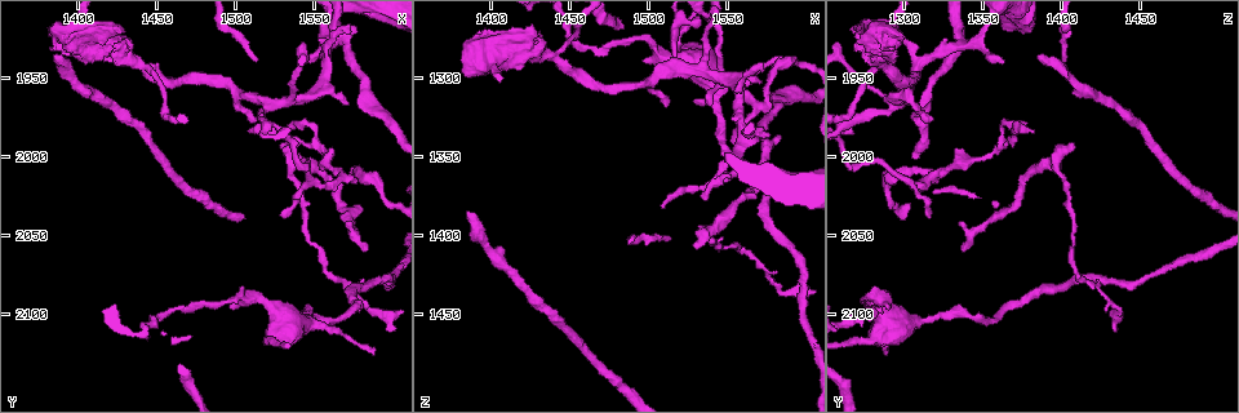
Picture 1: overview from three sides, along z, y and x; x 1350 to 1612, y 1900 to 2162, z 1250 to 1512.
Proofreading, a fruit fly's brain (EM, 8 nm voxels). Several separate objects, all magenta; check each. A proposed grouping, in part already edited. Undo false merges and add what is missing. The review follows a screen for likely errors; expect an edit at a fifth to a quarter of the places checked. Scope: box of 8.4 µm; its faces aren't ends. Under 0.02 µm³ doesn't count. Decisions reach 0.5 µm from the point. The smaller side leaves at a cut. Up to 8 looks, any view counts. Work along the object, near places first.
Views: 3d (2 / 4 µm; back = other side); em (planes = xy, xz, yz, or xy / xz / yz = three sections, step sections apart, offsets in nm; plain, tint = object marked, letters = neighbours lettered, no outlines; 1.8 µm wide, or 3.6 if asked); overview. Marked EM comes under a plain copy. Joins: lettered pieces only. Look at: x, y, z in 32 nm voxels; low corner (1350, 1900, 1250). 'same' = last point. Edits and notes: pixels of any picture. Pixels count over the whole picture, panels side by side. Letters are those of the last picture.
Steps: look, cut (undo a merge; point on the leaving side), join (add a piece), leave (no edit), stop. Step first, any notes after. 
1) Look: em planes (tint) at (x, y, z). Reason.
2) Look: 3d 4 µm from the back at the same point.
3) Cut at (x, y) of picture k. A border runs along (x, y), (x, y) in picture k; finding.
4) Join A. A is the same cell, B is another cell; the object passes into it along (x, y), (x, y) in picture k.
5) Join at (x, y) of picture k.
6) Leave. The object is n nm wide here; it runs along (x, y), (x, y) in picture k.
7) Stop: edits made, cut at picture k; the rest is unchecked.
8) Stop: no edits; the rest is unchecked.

Look: em planes (letters) at (1528, 1992, 1406).

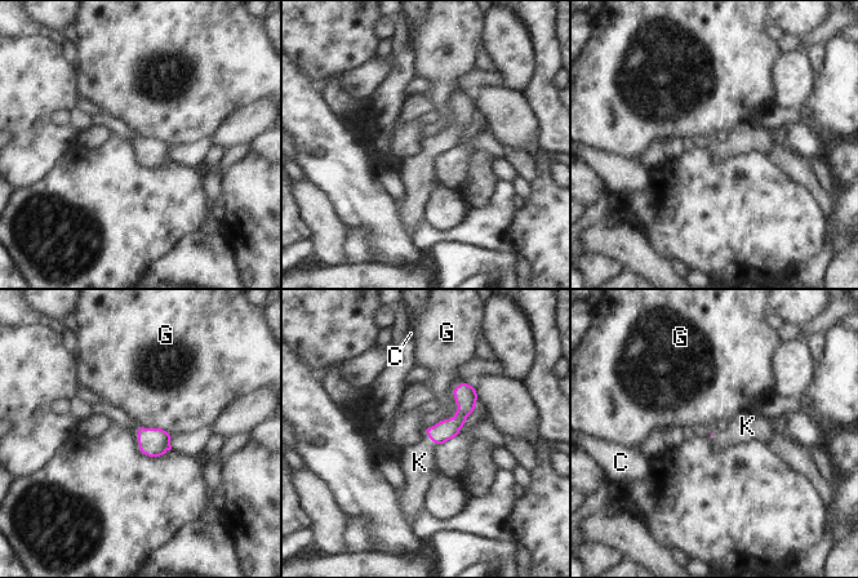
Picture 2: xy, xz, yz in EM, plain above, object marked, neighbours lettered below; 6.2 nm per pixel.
Join K. The longest contact is with G, 280 nm; K is the same cell, C and G are other cells; the cell continues.

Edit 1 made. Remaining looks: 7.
Look: 3d 2 µm at (1522, 1968, 1294). Thin neck.

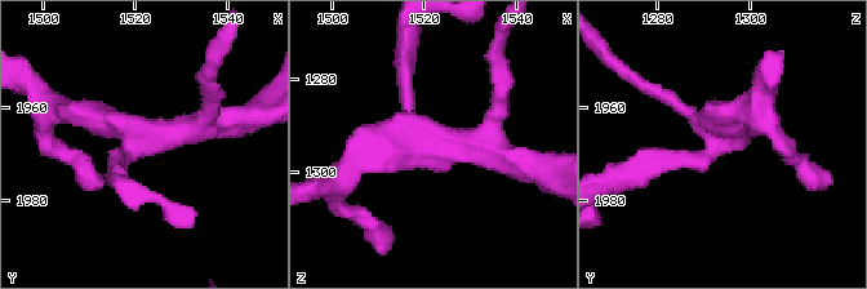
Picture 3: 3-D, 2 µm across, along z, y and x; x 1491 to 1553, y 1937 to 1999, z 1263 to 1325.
Look: em planes (letters) at (1522, 1966, 1294). 4 arms meet here; need the tissue.

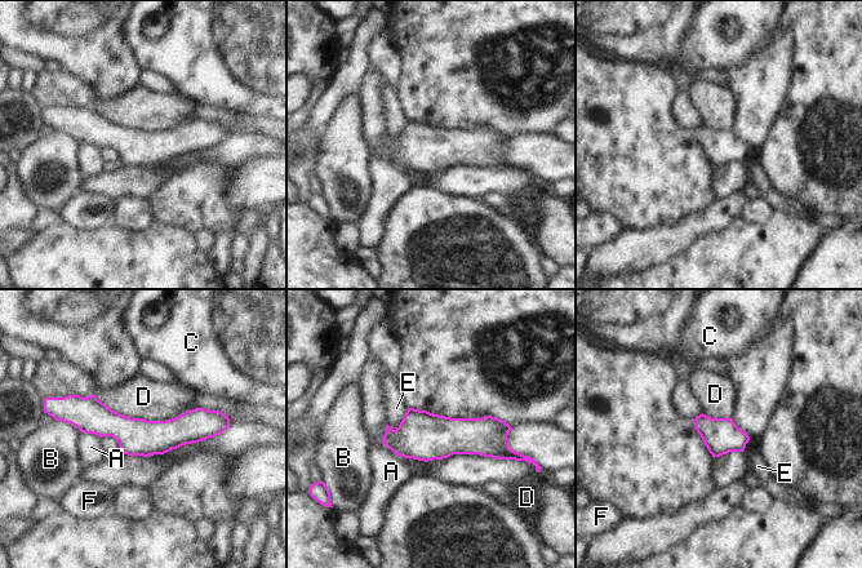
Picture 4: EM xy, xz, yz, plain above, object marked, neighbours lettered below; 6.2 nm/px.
Leave. A, B, C, D, E and F are other cells; it runs along (67, 415), (127, 431), (220, 427) in picture 4; one cell here.

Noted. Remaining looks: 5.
Look: em planes (letters) at (1502, 2090, 1278). Thick turns thin.

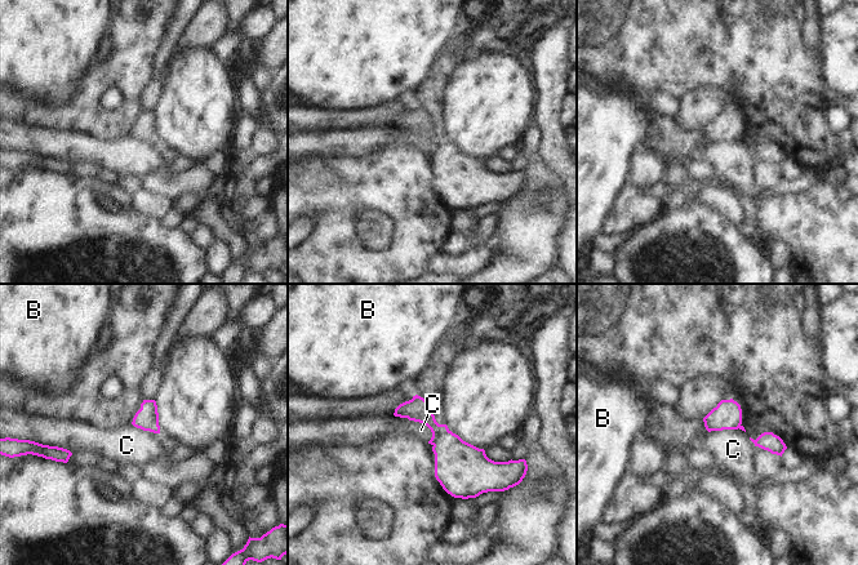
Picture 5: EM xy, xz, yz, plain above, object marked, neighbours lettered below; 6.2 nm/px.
Cut at (417, 409) of picture 5. The longest contact is with C, 220 nm; B and C are other cells; a border runs along (448, 430), (434, 445) in picture 5; two cells meet here.

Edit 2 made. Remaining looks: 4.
Stop: edits made, join at picture 2, cut at picture 5; the rest is unchecked.

